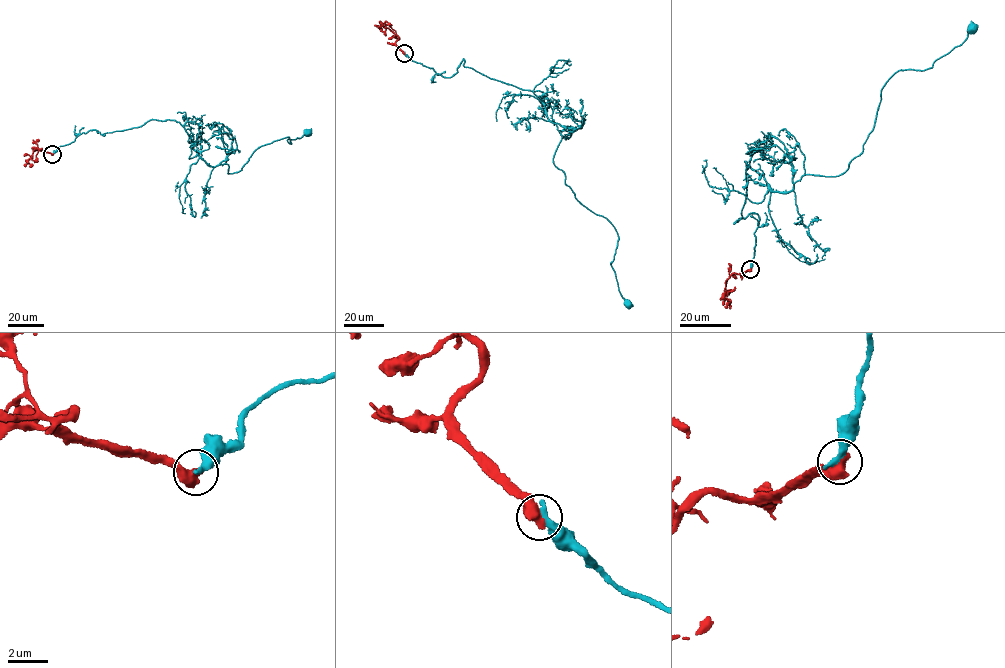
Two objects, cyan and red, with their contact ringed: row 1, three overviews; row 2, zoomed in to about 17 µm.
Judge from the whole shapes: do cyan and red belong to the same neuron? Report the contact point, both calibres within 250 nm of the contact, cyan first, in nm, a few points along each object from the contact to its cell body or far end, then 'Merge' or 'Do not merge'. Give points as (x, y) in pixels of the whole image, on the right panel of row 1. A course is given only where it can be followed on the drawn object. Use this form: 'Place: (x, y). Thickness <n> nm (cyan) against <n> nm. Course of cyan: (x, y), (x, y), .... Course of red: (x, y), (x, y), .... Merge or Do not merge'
Place: (750, 269). Thickness 400 nm (cyan) against 650 nm. Course of cyan: (750, 269), (759, 218), (734, 222), (744, 160), (781, 192), (845, 172), (887, 81), (973, 29). Course of red: (750, 269), (727, 278), (723, 297), (731, 302), (725, 308). Do not merge

